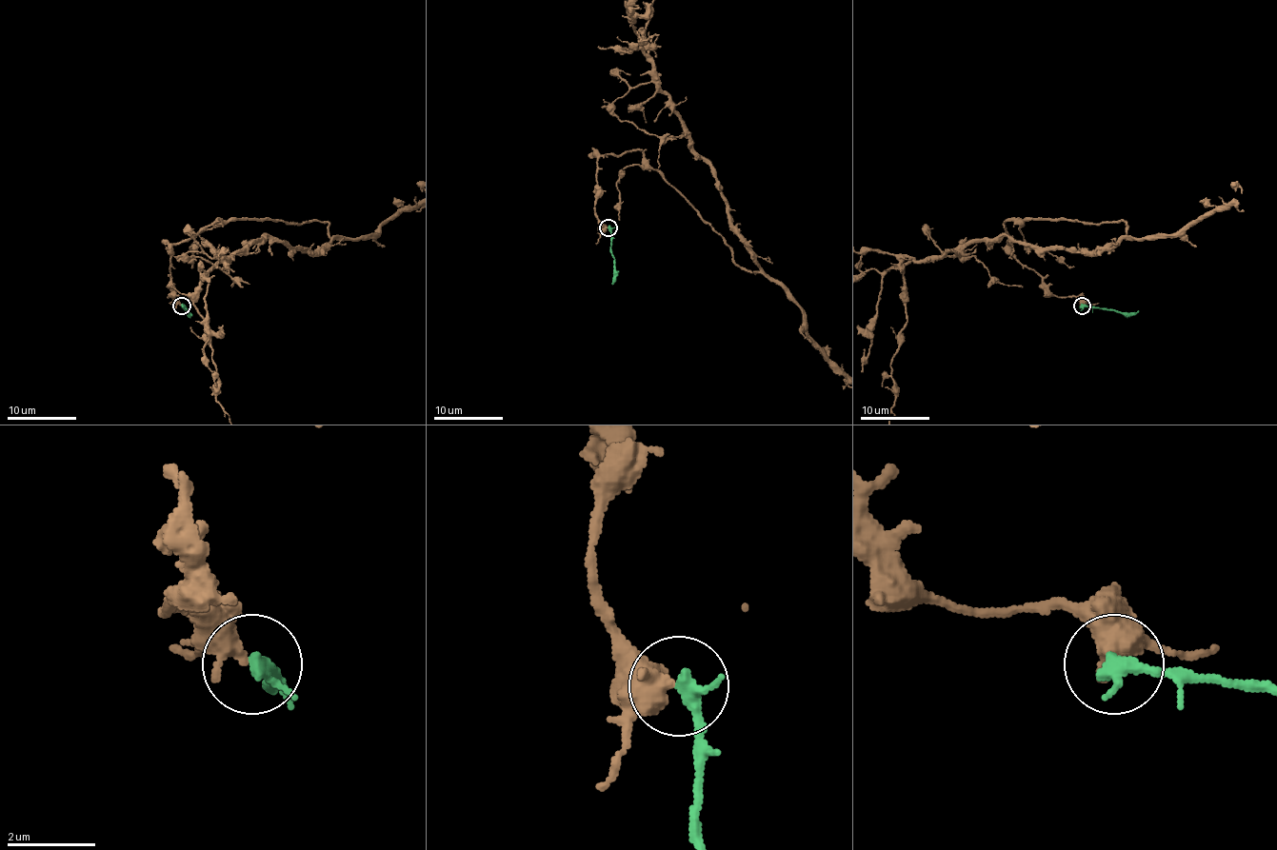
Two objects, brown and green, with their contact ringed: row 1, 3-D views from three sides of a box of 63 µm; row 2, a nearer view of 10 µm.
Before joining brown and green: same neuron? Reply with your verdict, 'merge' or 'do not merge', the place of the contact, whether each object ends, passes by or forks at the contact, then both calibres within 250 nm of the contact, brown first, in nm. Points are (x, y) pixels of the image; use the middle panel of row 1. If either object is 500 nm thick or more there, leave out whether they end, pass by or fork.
do not merge; place (608, 227); brown passes by; green ends; calibres 360 and 400 nm

